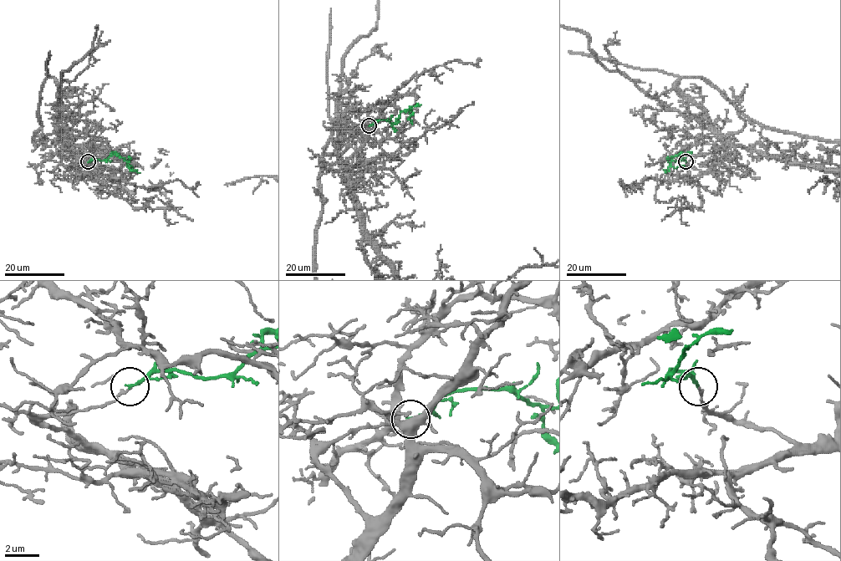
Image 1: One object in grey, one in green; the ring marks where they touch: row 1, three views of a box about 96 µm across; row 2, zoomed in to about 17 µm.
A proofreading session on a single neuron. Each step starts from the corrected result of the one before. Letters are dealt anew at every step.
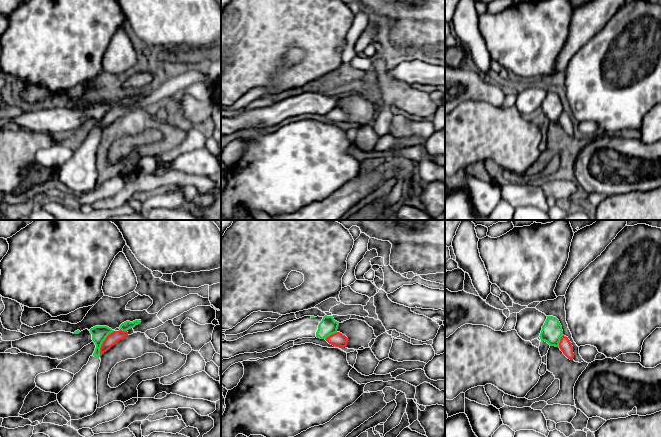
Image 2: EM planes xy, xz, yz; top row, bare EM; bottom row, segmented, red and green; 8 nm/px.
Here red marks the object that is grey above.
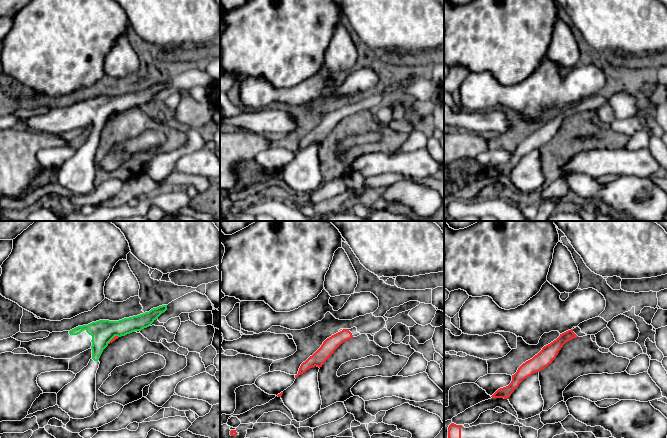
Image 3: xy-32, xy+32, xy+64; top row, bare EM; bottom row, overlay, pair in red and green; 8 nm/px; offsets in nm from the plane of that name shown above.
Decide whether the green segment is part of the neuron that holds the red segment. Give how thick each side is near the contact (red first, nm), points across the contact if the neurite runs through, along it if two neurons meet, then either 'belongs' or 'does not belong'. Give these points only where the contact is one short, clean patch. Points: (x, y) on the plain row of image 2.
100 nm thick on the red side, 130 nm on the other; border along xy (113, 106), (103, 117), (99, 132); does not belong

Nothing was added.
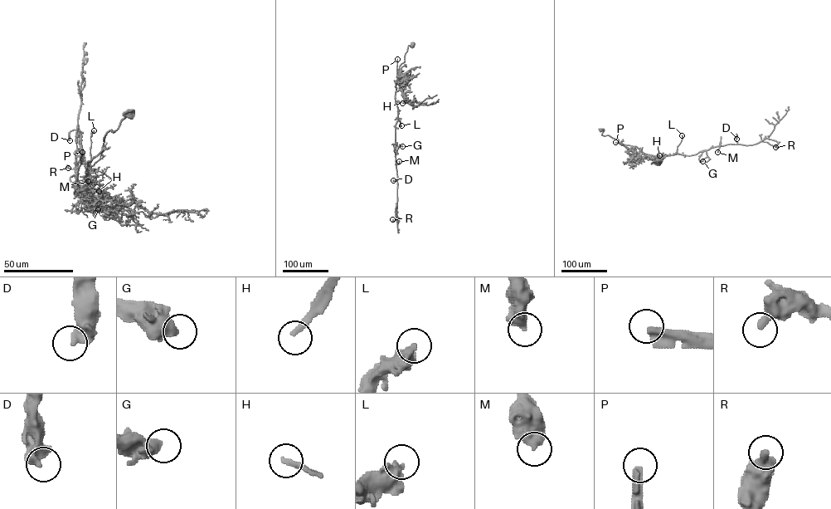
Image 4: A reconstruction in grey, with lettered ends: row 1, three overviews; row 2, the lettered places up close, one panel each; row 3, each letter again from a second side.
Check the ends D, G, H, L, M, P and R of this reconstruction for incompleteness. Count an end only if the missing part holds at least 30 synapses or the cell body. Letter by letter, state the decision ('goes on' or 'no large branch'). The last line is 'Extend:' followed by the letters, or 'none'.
D: no large branch
G: no large branch
H: no large branch
L: no large branch
M: no large branch
P: goes on
R: no large branch
Extend: P

